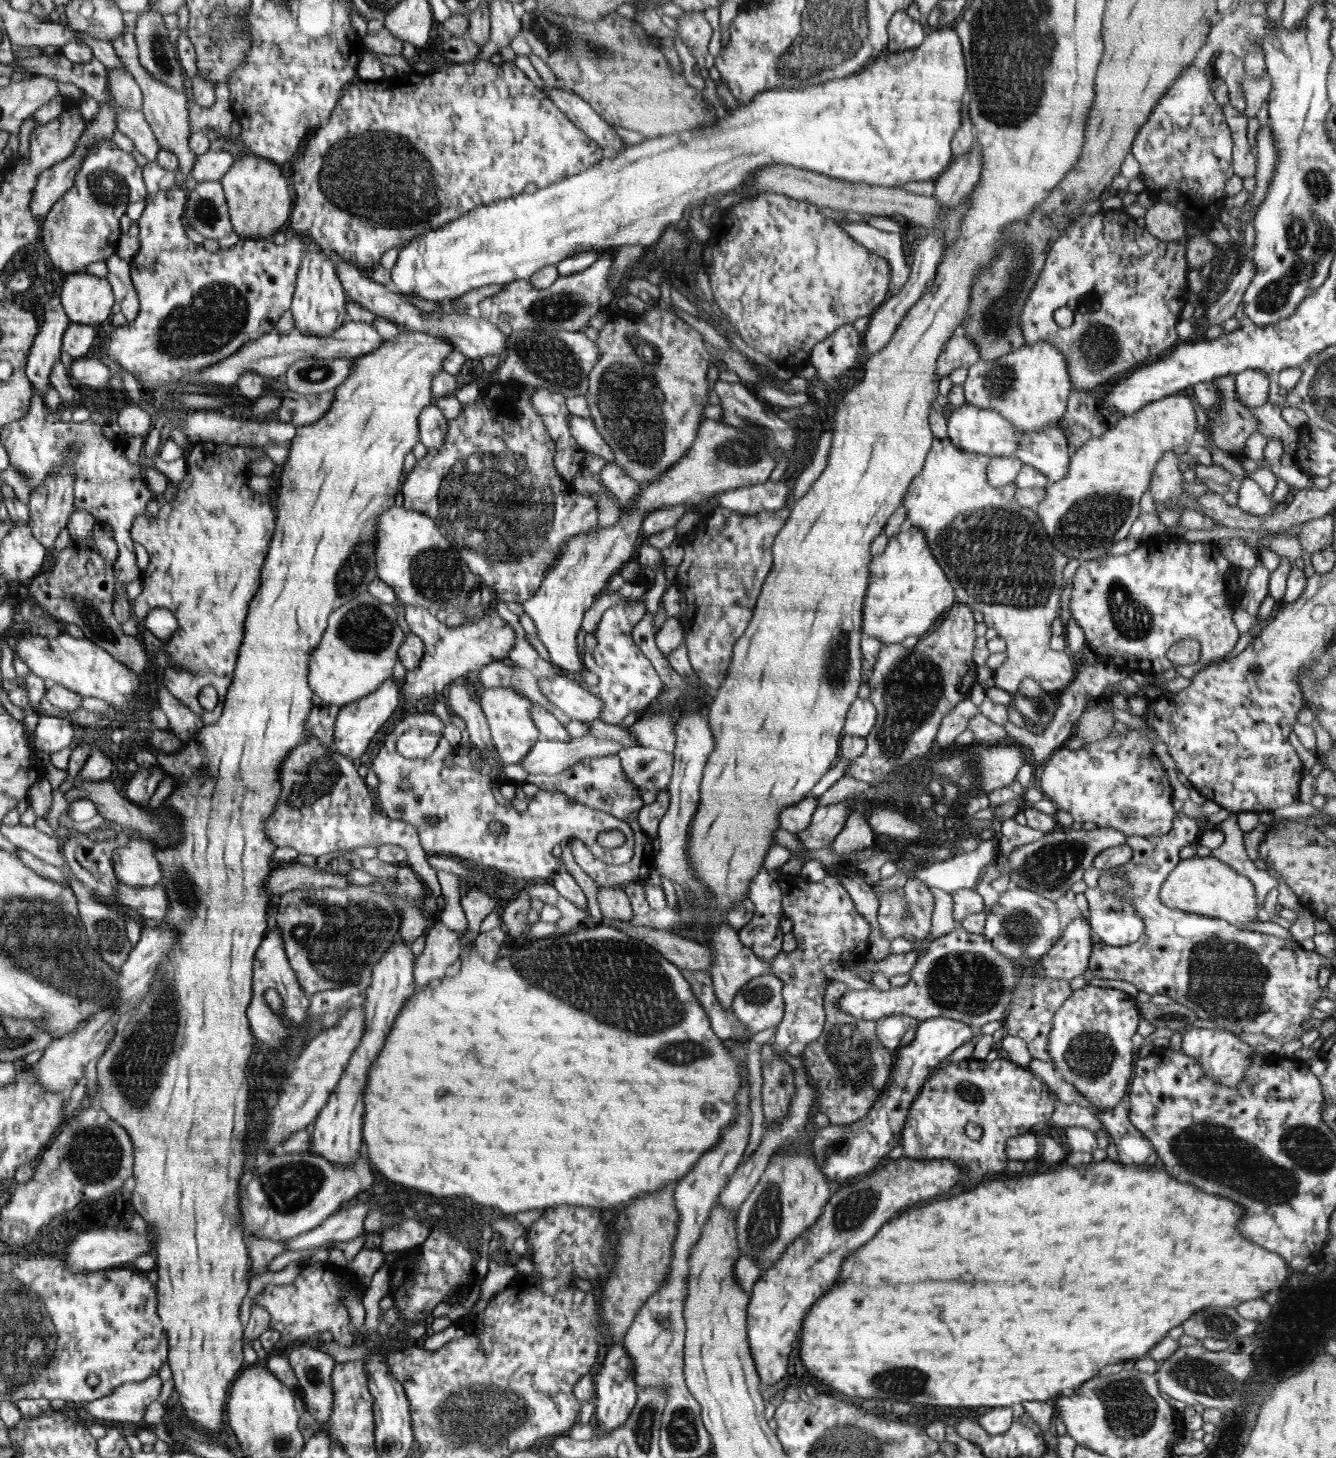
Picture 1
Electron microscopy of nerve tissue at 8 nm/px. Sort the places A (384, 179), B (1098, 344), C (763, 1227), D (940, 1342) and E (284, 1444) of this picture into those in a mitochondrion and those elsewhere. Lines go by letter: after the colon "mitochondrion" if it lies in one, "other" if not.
A: mitochondrion
B: mitochondrion
C: mitochondrion
D: other
E: mitochondrion

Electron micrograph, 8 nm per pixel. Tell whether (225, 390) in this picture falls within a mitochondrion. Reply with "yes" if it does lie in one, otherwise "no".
no

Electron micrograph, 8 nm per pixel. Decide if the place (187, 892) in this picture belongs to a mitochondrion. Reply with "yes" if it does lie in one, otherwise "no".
yes

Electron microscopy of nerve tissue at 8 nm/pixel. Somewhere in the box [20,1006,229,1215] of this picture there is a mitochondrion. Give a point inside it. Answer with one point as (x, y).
(93, 1155)

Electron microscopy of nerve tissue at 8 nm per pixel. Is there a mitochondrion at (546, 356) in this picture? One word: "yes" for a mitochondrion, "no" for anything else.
yes

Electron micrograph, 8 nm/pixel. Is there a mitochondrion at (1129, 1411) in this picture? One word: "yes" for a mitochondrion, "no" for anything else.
yes

